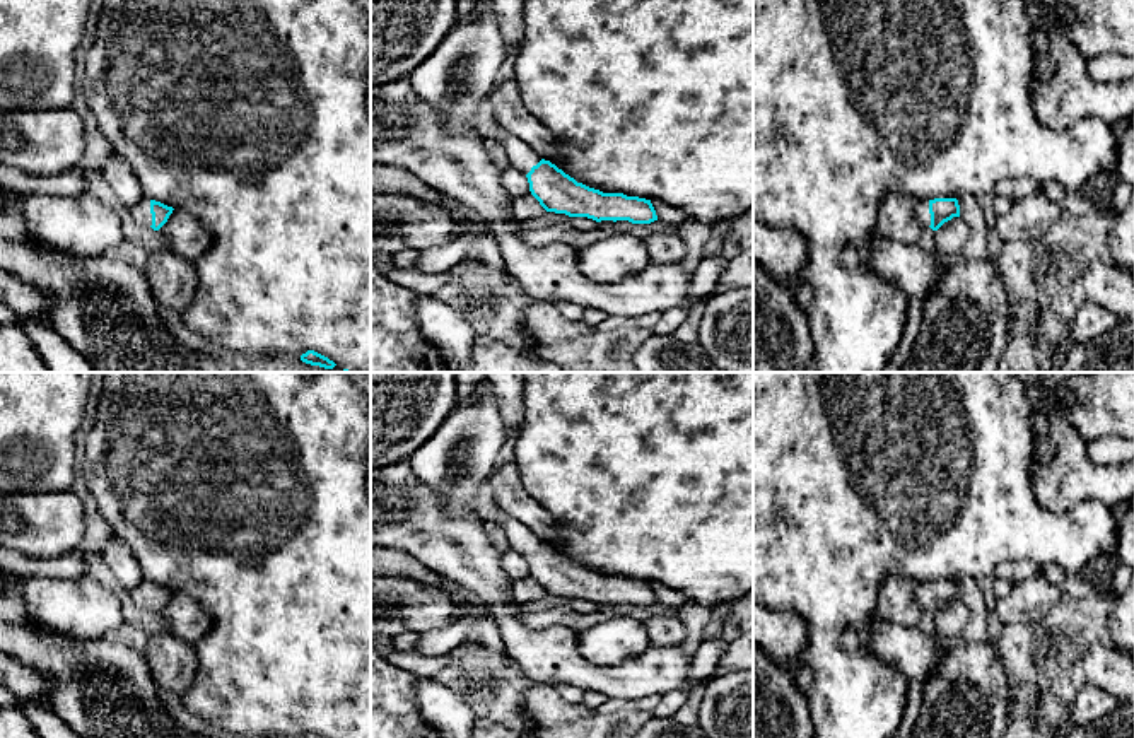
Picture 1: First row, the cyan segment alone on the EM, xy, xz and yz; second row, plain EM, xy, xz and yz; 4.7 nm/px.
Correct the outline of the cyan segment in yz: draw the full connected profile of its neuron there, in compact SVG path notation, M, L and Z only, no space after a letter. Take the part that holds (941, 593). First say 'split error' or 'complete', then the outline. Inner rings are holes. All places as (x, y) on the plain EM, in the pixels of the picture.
split error | M912 581L915 603L922 612L931 610L938 613L944 605L960 600L960 588L956 581Z

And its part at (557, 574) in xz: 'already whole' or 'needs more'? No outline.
needs more

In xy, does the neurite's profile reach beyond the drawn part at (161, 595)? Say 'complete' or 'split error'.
split error

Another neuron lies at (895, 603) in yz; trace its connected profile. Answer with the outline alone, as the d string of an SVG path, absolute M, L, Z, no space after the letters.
M890 572L880 588L876 601L878 618L903 627L917 627L922 613L915 603L912 581Z

